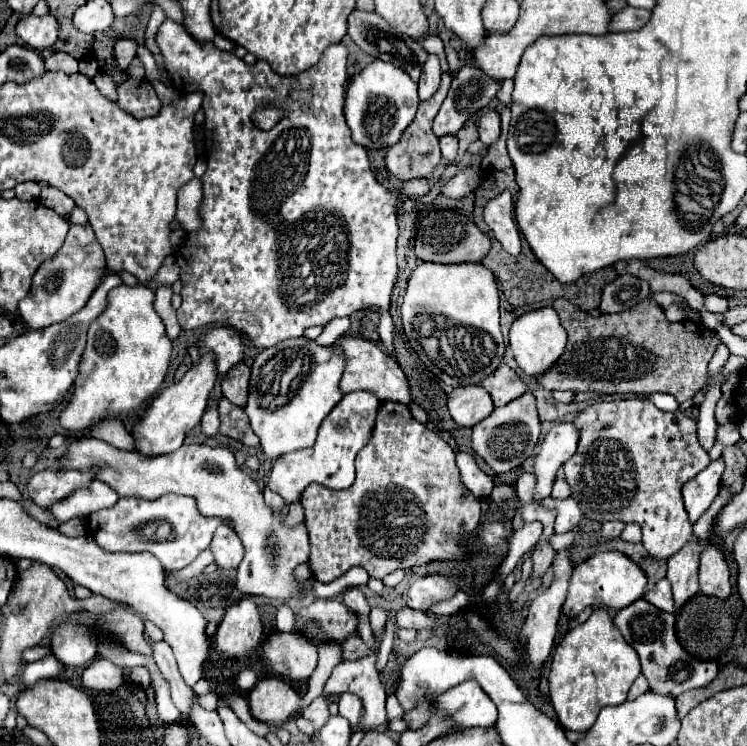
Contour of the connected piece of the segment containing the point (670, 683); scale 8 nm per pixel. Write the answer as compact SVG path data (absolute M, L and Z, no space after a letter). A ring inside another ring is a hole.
M638 599L626 609L620 609L614 617L614 625L620 629L626 643L636 649L642 663L642 675L648 679L650 689L656 693L680 695L688 689L704 687L718 673L718 665L714 661L694 659L682 649L674 631L674 615L654 607L646 599Z

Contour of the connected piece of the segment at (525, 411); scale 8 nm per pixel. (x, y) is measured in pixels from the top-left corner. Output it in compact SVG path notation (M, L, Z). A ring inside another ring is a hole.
M526 393L504 407L496 407L490 417L480 421L478 425L472 427L472 449L476 455L480 455L486 465L502 475L508 473L516 467L522 465L522 455L526 453L526 459L534 453L534 447L540 437L540 421L538 421L538 411L536 411L536 397L532 393Z

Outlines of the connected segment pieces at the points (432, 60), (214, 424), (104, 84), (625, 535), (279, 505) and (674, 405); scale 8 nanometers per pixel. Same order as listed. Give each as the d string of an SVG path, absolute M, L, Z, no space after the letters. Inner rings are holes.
M428 55L422 75L420 75L420 81L418 81L418 87L420 87L420 99L430 99L438 91L438 87L440 87L440 61L436 55Z
M212 401L202 417L200 429L206 437L214 437L218 433L218 425L220 425L220 421L218 421L218 411L216 411L216 401Z
M98 73L98 75L96 75L92 81L96 83L98 91L100 91L104 97L108 97L108 99L116 101L116 85L114 85L114 81L112 81L108 75L104 75L104 73Z
M628 523L628 525L624 527L624 531L622 531L620 537L622 537L624 541L630 541L630 543L640 543L642 531L640 531L640 527L638 527L636 523Z
M268 487L264 489L264 501L266 501L266 505L270 505L272 507L272 511L276 513L282 513L284 511L284 507L286 507L286 501L278 495L278 493L274 493L274 491L270 491Z
M652 393L648 397L650 397L652 403L656 403L664 411L678 411L680 409L680 403L676 401L674 395L668 395L668 393Z

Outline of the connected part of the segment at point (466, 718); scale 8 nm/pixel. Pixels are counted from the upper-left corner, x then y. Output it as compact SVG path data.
M468 679L438 697L442 713L452 715L458 727L496 727L498 709L492 699L478 687L474 679Z

